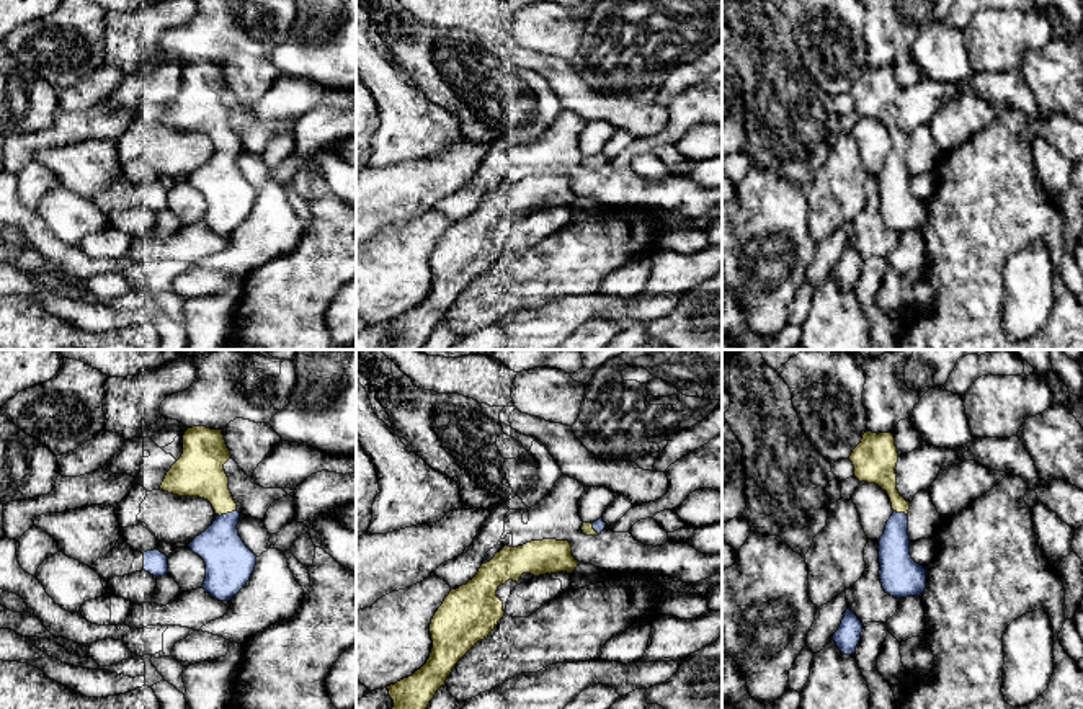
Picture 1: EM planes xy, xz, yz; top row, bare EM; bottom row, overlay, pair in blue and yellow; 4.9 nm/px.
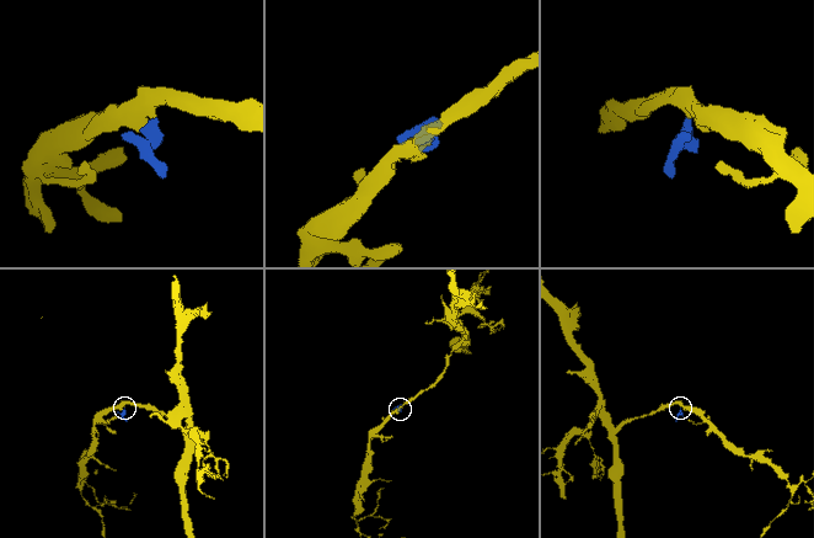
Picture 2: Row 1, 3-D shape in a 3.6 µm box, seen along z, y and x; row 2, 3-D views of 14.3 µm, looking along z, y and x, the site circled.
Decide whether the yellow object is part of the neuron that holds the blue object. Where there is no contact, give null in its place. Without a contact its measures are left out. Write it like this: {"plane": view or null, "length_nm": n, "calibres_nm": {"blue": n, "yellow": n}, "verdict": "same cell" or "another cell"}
{"plane": "xy", "length_nm": 100, "calibres_nm": {"blue": 240, "yellow": 240}, "verdict": "same cell"}

